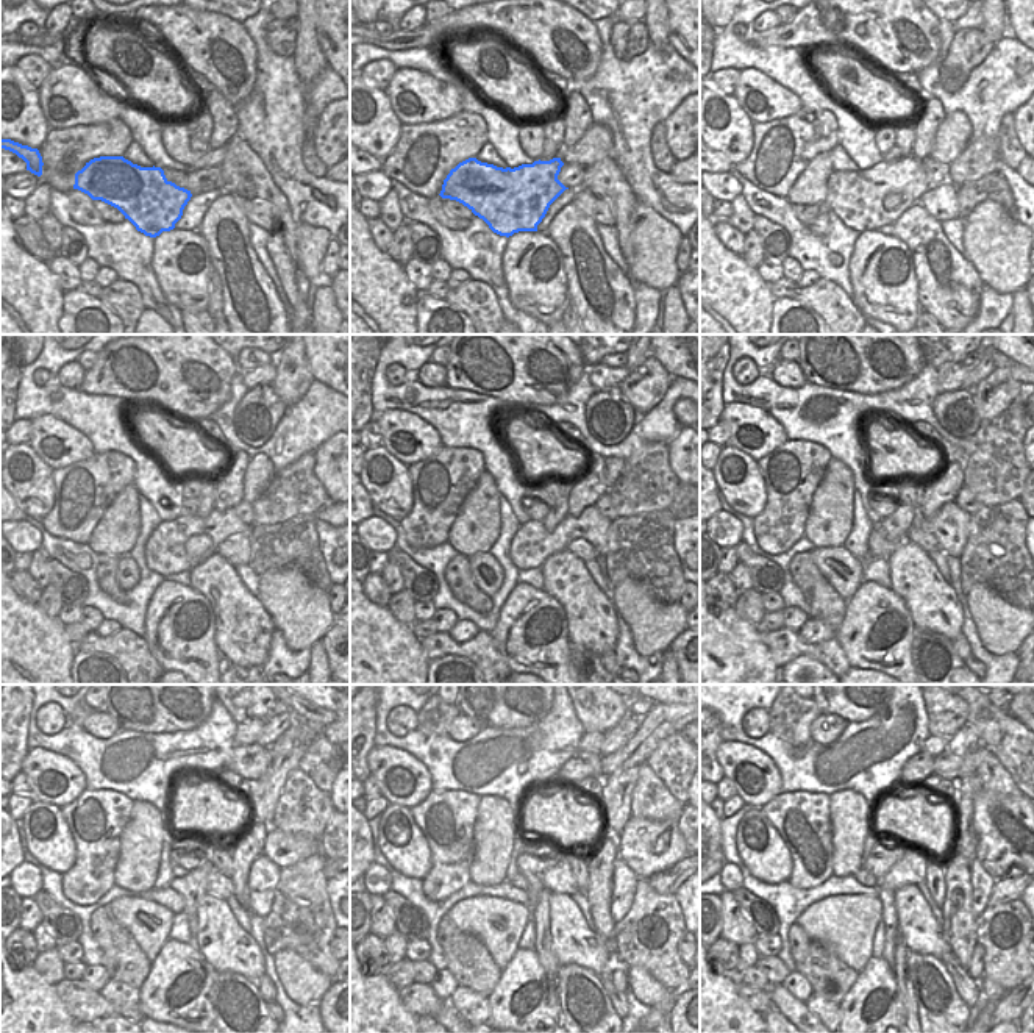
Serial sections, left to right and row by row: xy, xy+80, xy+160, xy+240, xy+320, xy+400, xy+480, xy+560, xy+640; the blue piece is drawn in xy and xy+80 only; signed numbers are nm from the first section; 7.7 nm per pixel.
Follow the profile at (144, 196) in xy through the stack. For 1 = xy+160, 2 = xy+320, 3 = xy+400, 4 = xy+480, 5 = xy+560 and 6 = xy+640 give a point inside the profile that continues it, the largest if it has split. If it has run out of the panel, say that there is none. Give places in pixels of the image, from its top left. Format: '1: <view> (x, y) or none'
1: xy+160 (864, 200)
2: xy+320 (531, 544)
3: xy+400 (950, 525)
4: xy+480 (263, 879)
5: xy+560 (623, 880)
6: xy+640 (981, 882)

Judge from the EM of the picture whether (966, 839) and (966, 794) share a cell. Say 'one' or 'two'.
one

